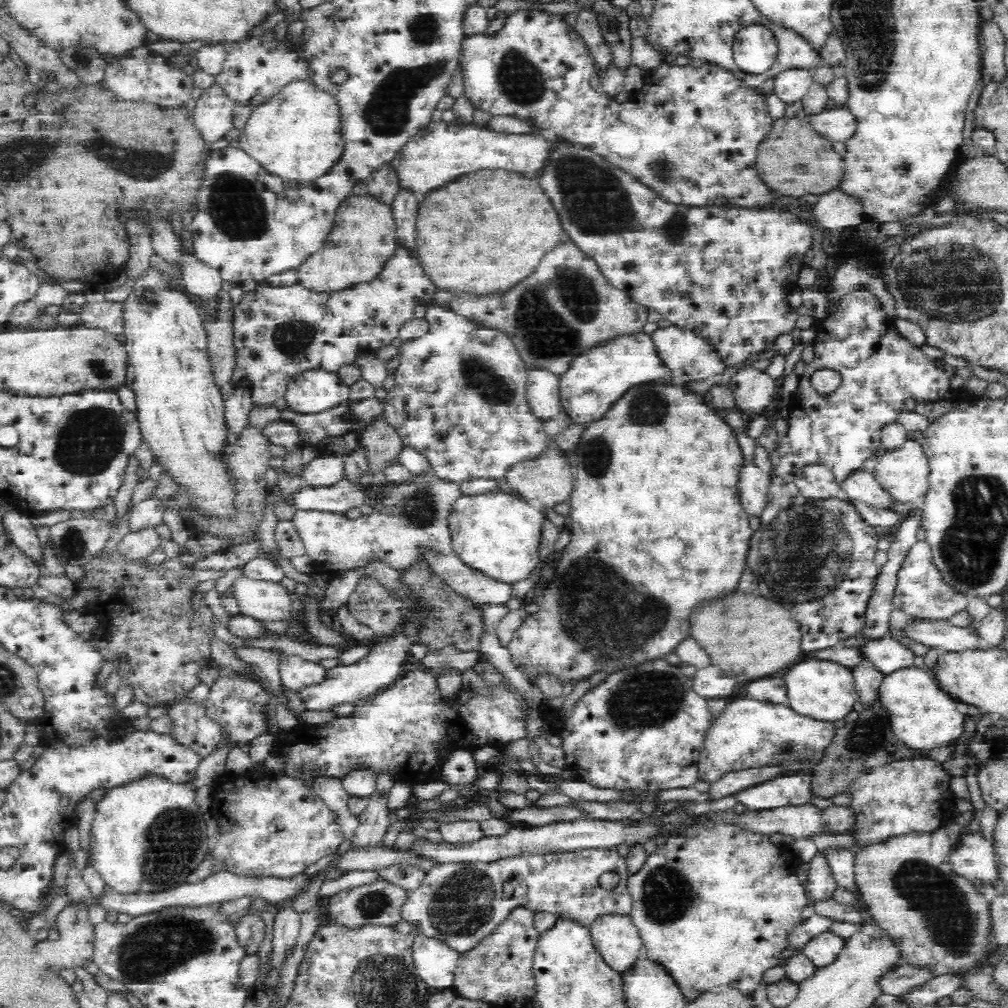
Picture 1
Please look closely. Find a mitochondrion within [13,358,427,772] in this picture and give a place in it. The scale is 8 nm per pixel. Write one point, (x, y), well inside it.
(92, 445)

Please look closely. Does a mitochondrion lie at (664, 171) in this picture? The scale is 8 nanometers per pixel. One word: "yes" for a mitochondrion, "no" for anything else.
yes

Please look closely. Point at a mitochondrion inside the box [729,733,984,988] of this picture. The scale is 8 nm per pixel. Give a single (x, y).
(952, 925)

